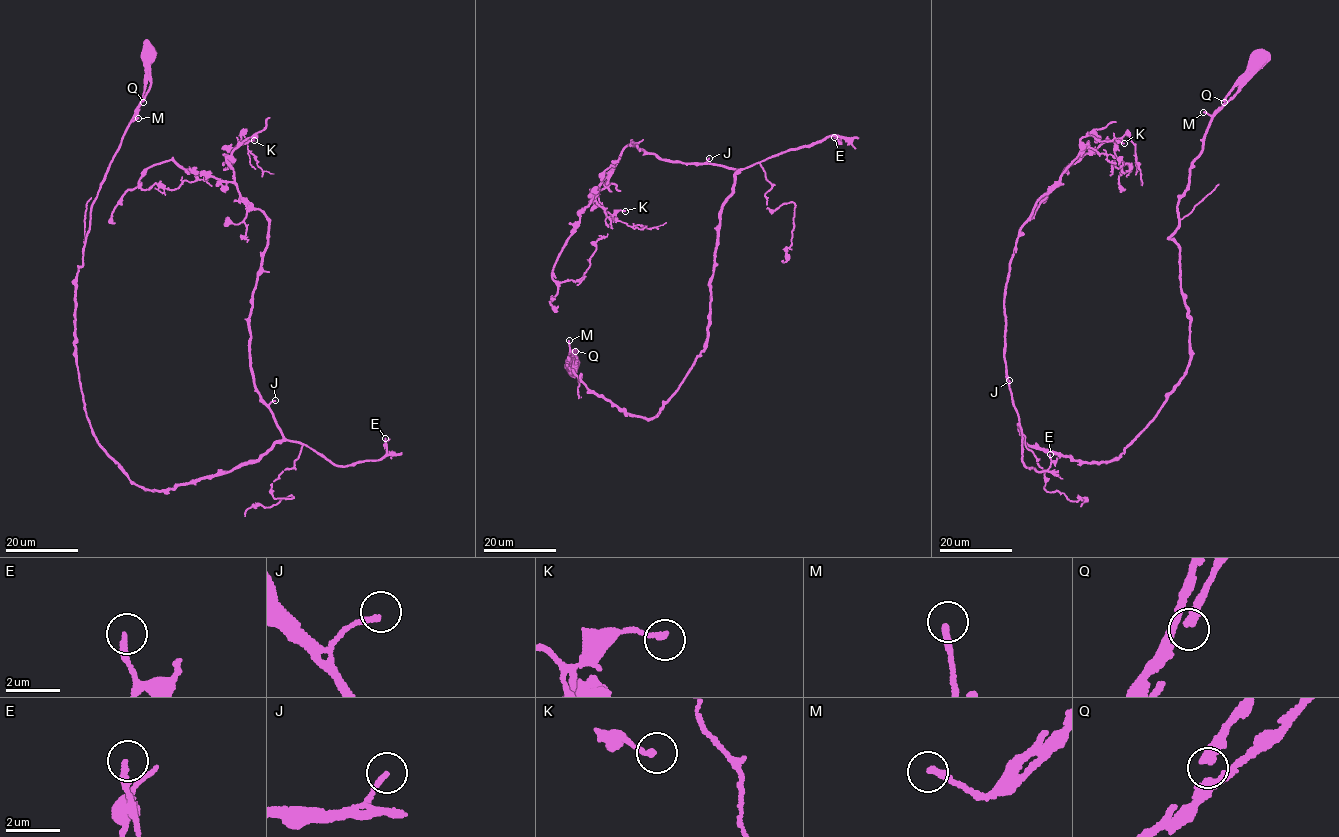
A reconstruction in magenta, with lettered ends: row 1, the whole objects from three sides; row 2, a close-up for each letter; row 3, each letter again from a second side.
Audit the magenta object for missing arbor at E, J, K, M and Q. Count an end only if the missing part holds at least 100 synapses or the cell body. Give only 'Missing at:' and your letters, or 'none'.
Missing at: none

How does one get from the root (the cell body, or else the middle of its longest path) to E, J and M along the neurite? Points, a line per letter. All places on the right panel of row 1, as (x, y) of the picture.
E: (1050, 452), (1028, 446), (1018, 426), (1023, 432), (1023, 464), (1042, 472), (1050, 467), (1050, 454)
J: (1050, 452), (1028, 446), (1022, 437), (1009, 380)
M: (1050, 452), (1118, 459), (1184, 375), (1191, 316), (1179, 246), (1168, 237), (1210, 119), (1203, 112)

